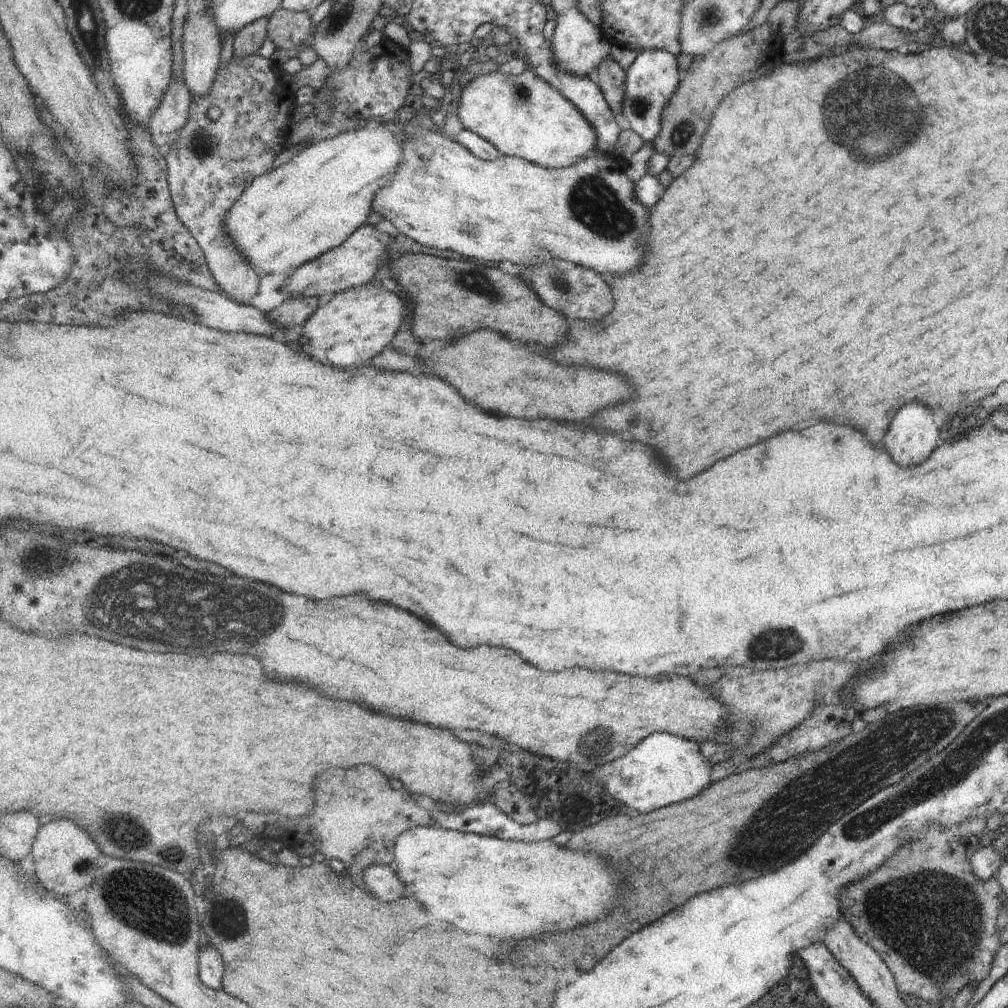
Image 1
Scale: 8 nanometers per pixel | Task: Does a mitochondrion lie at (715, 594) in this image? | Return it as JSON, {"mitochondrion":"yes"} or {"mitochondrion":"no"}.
{"mitochondrion":"no"}

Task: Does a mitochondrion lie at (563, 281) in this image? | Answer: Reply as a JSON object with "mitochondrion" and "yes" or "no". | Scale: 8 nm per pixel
{"mitochondrion":"yes"}

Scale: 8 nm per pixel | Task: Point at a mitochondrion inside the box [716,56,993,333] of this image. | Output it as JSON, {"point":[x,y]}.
{"point":[863,107]}

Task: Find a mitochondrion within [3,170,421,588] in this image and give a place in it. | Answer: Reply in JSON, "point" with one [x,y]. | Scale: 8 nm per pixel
{"point":[34,559]}

